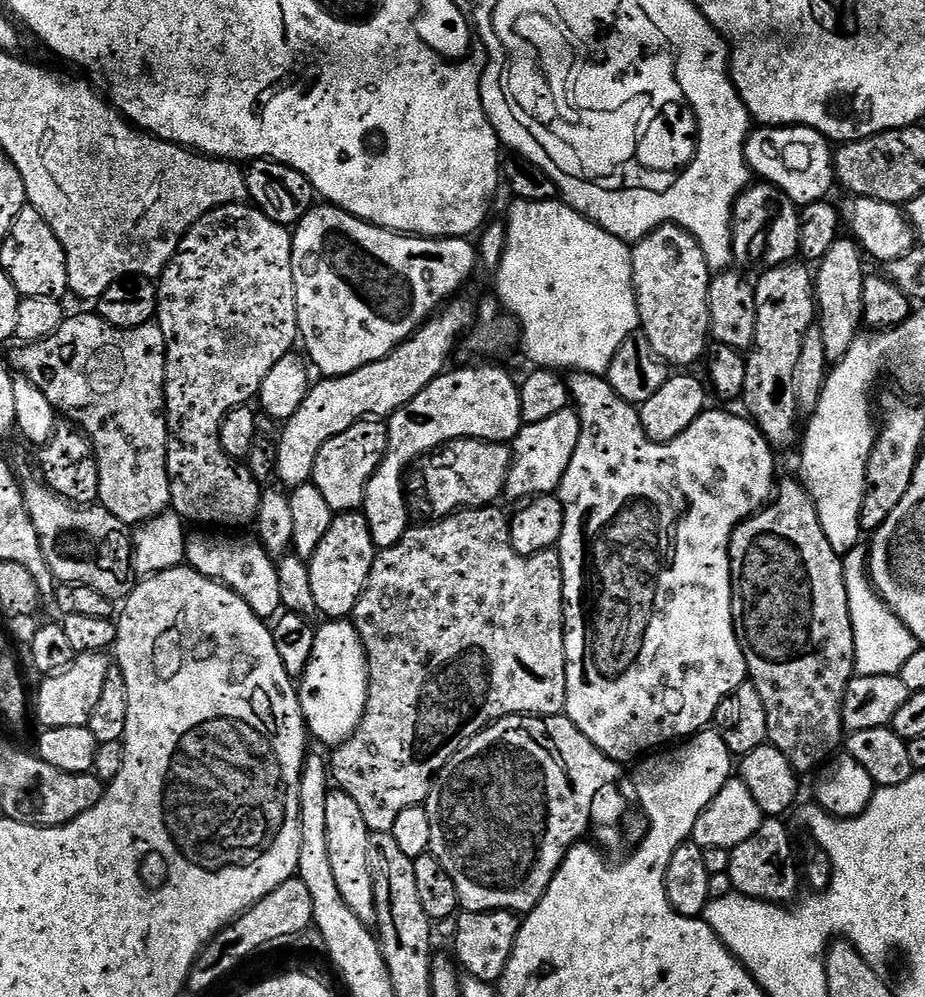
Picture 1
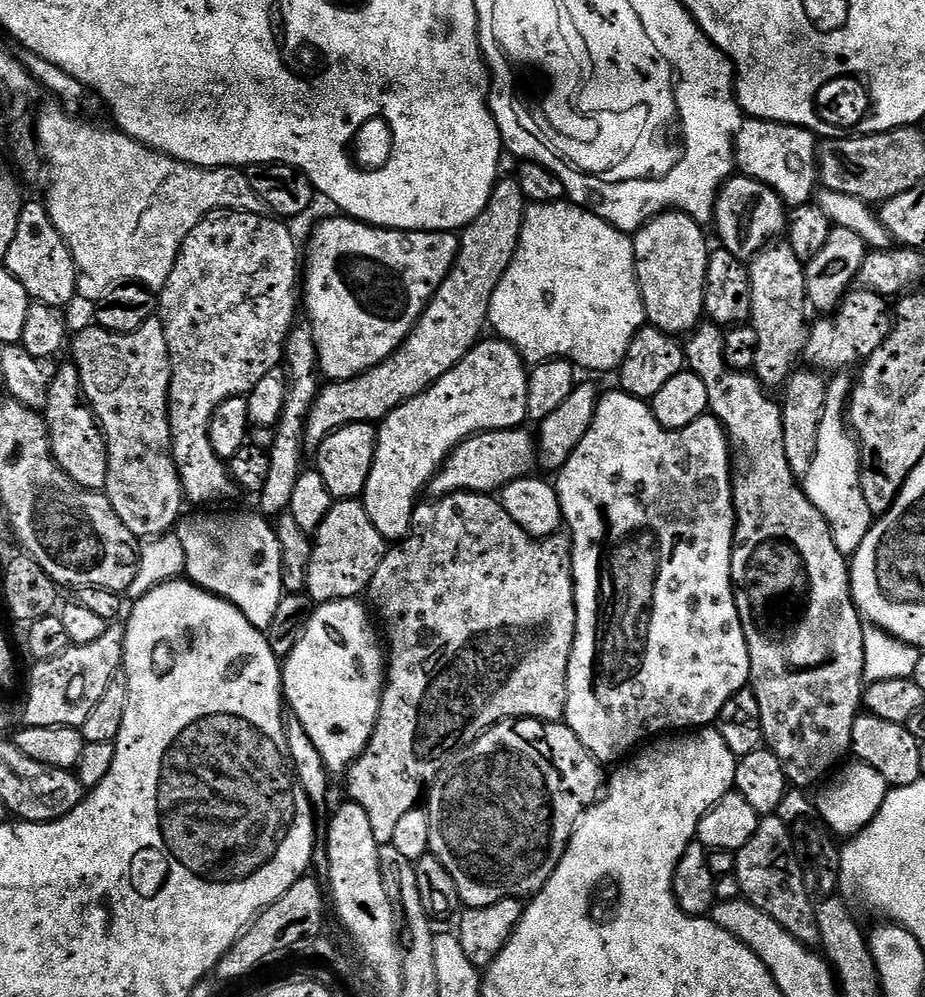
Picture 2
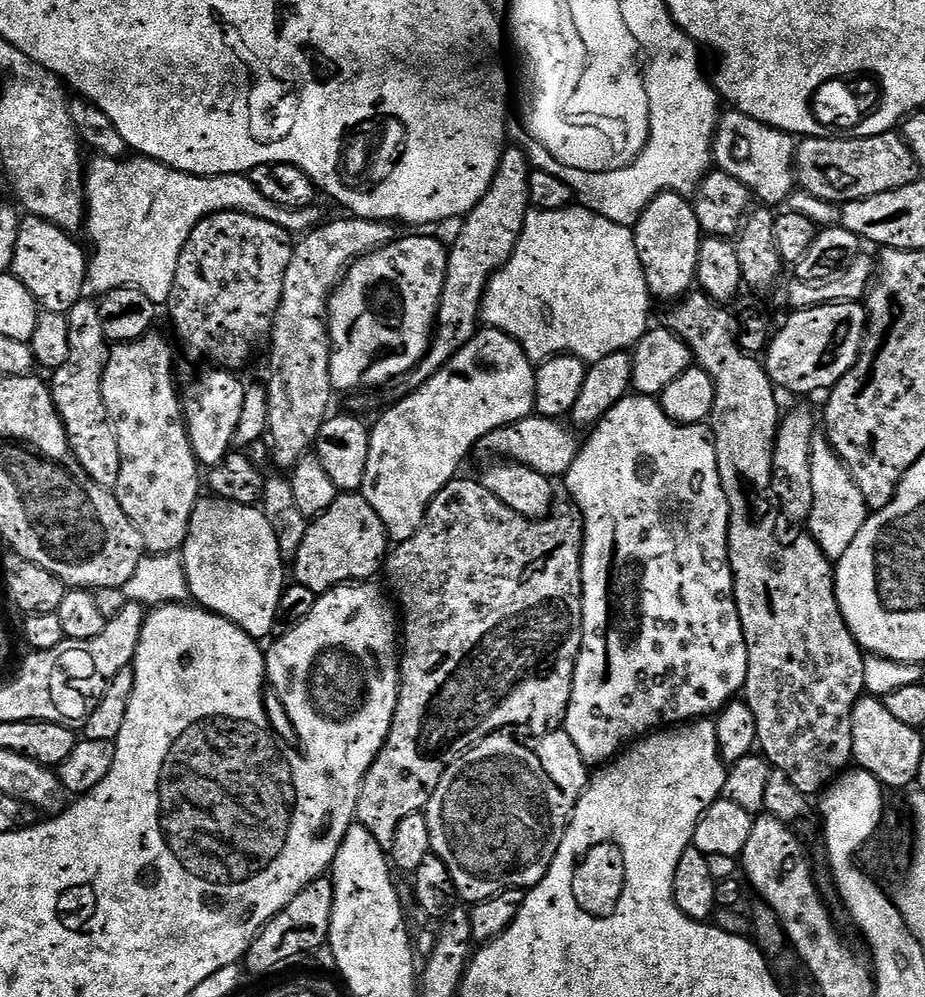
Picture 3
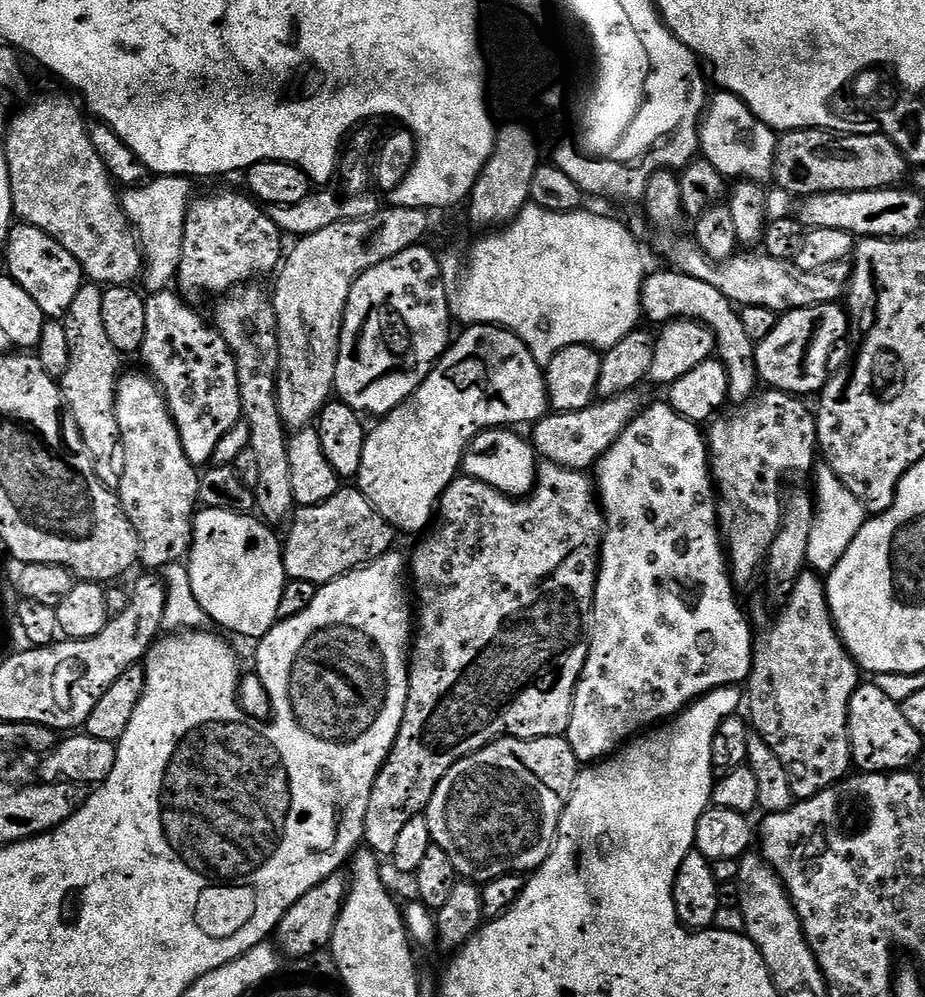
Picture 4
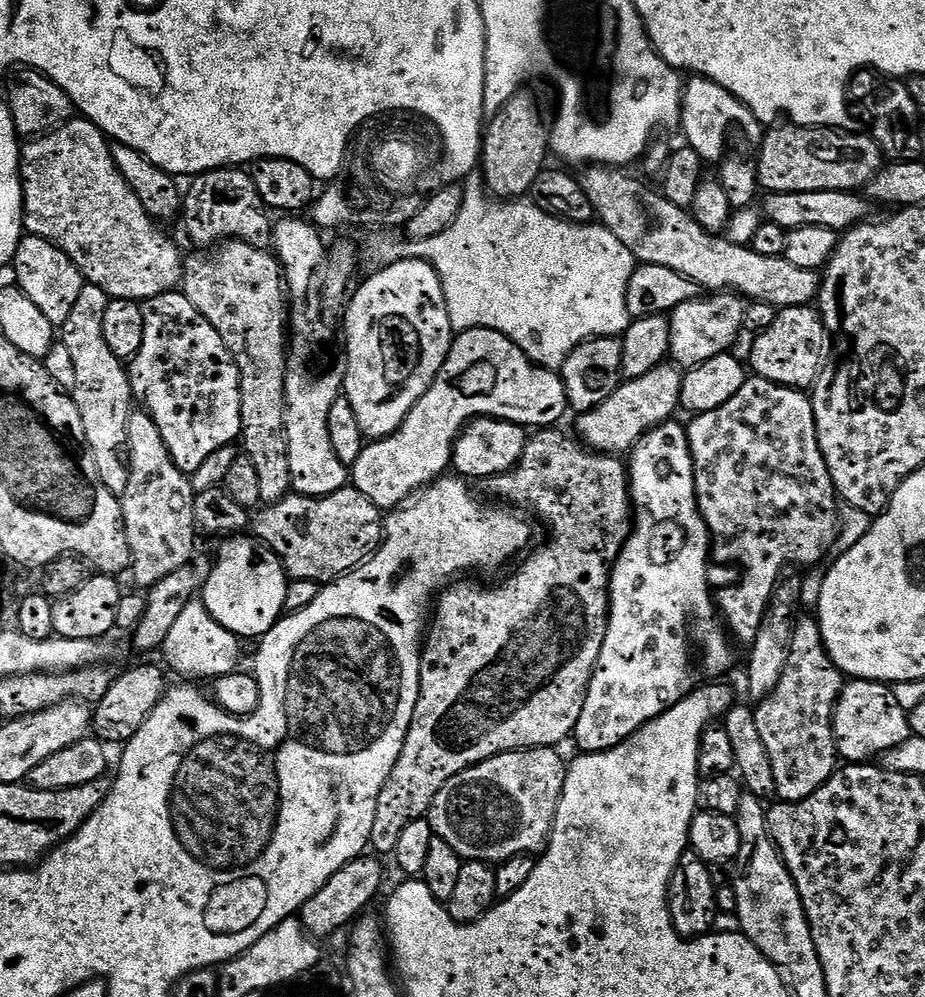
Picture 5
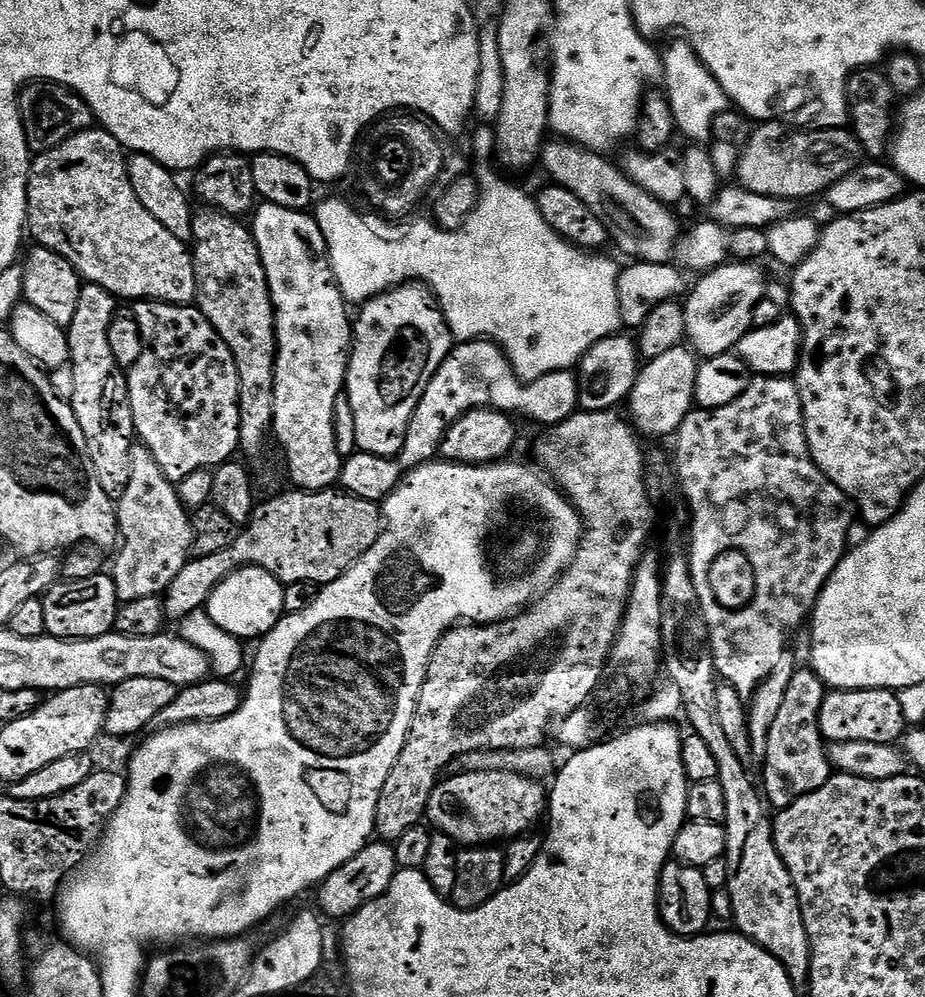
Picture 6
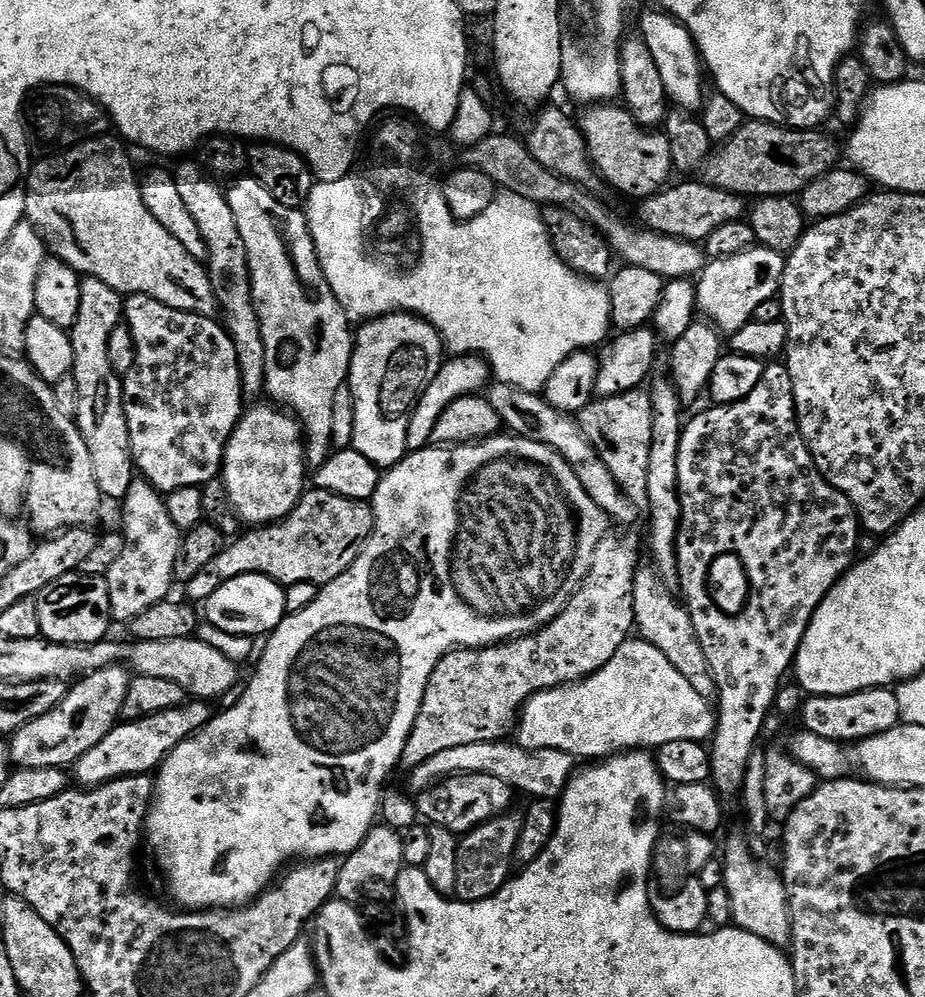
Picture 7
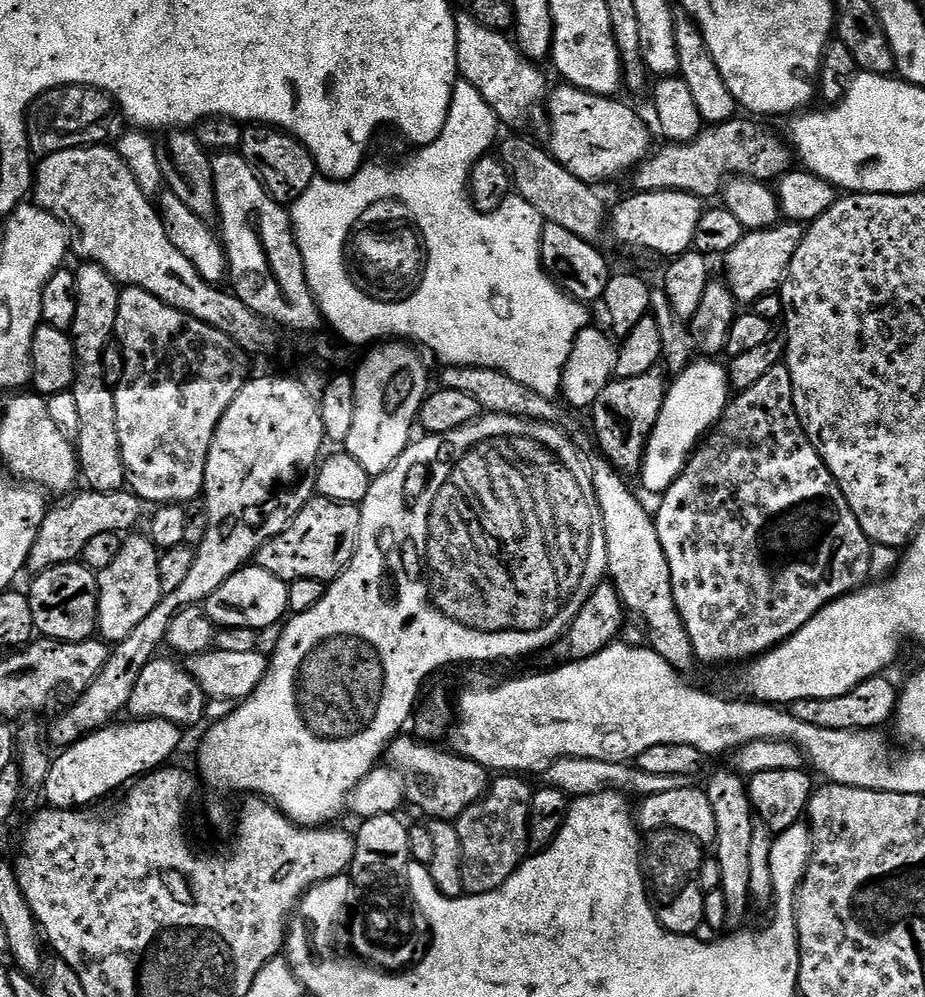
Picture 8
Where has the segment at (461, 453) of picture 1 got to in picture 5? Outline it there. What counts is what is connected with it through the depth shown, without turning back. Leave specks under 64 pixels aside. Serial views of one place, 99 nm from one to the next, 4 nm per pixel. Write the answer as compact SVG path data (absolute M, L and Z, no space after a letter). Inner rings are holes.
M665 362L659 364L650 374L642 378L624 380L620 387L598 406L589 412L581 412L575 417L575 435L593 452L605 454L628 454L635 448L647 432L660 424L667 424L680 408L680 395L684 377L679 367Z

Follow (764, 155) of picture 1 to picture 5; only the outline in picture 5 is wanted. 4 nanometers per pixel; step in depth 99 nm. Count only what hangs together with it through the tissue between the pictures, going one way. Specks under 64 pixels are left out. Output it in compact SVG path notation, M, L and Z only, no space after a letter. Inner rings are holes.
M693 75L684 85L678 128L679 131L684 131L684 136L688 139L685 140L687 147L693 148L704 162L708 162L708 160L720 162L725 159L724 131L727 128L741 128L745 138L753 140L753 142L763 140L765 134L760 119L737 96L730 95L713 80L707 80L706 77L697 75Z

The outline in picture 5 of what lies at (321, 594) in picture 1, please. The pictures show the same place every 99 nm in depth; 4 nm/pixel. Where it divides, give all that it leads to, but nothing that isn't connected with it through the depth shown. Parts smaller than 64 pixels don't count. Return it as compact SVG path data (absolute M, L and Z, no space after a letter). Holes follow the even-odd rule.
M351 486L329 496L290 494L285 500L261 507L255 513L254 528L255 524L256 539L263 540L283 562L284 571L292 580L331 582L359 568L386 535L386 520L380 507Z

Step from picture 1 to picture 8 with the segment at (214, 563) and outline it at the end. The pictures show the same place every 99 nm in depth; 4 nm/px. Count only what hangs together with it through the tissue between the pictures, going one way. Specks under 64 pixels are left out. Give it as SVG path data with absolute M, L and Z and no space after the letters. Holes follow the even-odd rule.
M245 566L239 572L235 572L226 582L222 582L222 586L218 586L218 590L214 590L214 594L210 594L210 598L206 601L206 611L213 623L221 629L255 628L263 630L263 628L270 627L271 624L278 623L277 625L279 625L288 612L288 584L279 580L274 574L270 574L265 568Z

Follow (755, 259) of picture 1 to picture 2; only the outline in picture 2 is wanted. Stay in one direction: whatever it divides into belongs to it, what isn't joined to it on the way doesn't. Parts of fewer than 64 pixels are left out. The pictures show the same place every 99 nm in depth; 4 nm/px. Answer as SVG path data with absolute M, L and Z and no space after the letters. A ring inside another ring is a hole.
M733 174L720 185L711 223L716 224L719 247L725 248L734 258L745 262L761 252L769 244L779 241L788 227L789 209L784 199L770 186L752 176Z

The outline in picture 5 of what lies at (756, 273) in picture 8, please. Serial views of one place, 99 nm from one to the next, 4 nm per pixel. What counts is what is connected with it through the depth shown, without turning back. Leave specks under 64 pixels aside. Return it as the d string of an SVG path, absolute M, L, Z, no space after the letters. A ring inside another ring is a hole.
M712 294L709 300L697 298L682 302L670 313L670 350L671 363L687 370L710 362L723 352L735 349L736 339L744 328L745 301L736 294Z

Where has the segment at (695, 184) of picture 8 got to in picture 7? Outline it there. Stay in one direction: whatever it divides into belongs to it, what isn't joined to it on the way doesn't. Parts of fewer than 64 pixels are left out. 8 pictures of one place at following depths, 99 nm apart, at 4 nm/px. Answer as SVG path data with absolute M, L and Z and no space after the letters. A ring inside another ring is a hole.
M749 119L709 155L702 175L714 187L745 198L795 197L814 178L837 167L839 156L841 159L841 145L839 148L824 130L789 130L778 124Z

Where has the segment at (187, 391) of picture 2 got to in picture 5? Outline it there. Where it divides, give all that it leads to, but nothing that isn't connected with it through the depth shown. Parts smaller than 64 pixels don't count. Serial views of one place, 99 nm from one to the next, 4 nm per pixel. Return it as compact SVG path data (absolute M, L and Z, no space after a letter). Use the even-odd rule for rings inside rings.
M243 167L215 168L202 172L191 181L182 196L182 221L188 236L196 244L212 246L217 242L241 240L255 248L268 248L274 236L270 209L258 194L251 175Z

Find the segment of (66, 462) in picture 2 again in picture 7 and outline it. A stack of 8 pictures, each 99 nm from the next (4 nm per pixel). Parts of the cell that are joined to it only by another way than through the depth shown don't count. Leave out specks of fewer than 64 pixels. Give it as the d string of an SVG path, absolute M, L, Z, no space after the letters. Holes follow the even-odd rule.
M85 276L81 279L82 302L78 306L78 322L70 330L74 346L74 366L72 377L76 383L76 410L74 419L80 428L82 438L86 442L86 450L90 450L90 462L94 462L94 482L98 482L98 490L105 501L122 502L130 490L134 479L134 465L130 450L130 430L126 430L126 410L124 409L124 386L122 376L115 372L110 364L107 344L110 334L124 320L125 297L116 292L106 282L98 282L98 278Z

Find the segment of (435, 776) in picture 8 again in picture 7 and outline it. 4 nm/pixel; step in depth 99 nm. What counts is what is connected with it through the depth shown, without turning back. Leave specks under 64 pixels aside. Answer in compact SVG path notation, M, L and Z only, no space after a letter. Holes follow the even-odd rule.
M490 774L450 776L419 793L418 812L429 825L437 824L451 832L463 834L490 818L505 815L511 809L508 807L512 804L512 796L514 797L514 789L502 782L502 778L494 778Z

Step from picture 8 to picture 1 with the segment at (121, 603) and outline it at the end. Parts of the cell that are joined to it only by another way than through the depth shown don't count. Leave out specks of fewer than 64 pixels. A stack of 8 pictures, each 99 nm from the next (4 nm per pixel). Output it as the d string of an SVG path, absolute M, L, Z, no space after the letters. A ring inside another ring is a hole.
M97 314L91 316L69 315L59 324L53 332L46 338L34 341L33 344L16 346L10 355L10 364L21 377L27 379L36 389L50 402L50 406L56 409L57 413L65 421L71 422L88 437L92 447L96 450L96 466L98 468L98 494L100 495L98 504L114 518L118 518L126 526L139 526L153 516L160 515L171 505L170 482L168 481L168 417L164 411L164 379L166 378L166 338L162 338L162 330L159 324L149 322L134 329L120 329L116 325L104 320Z

